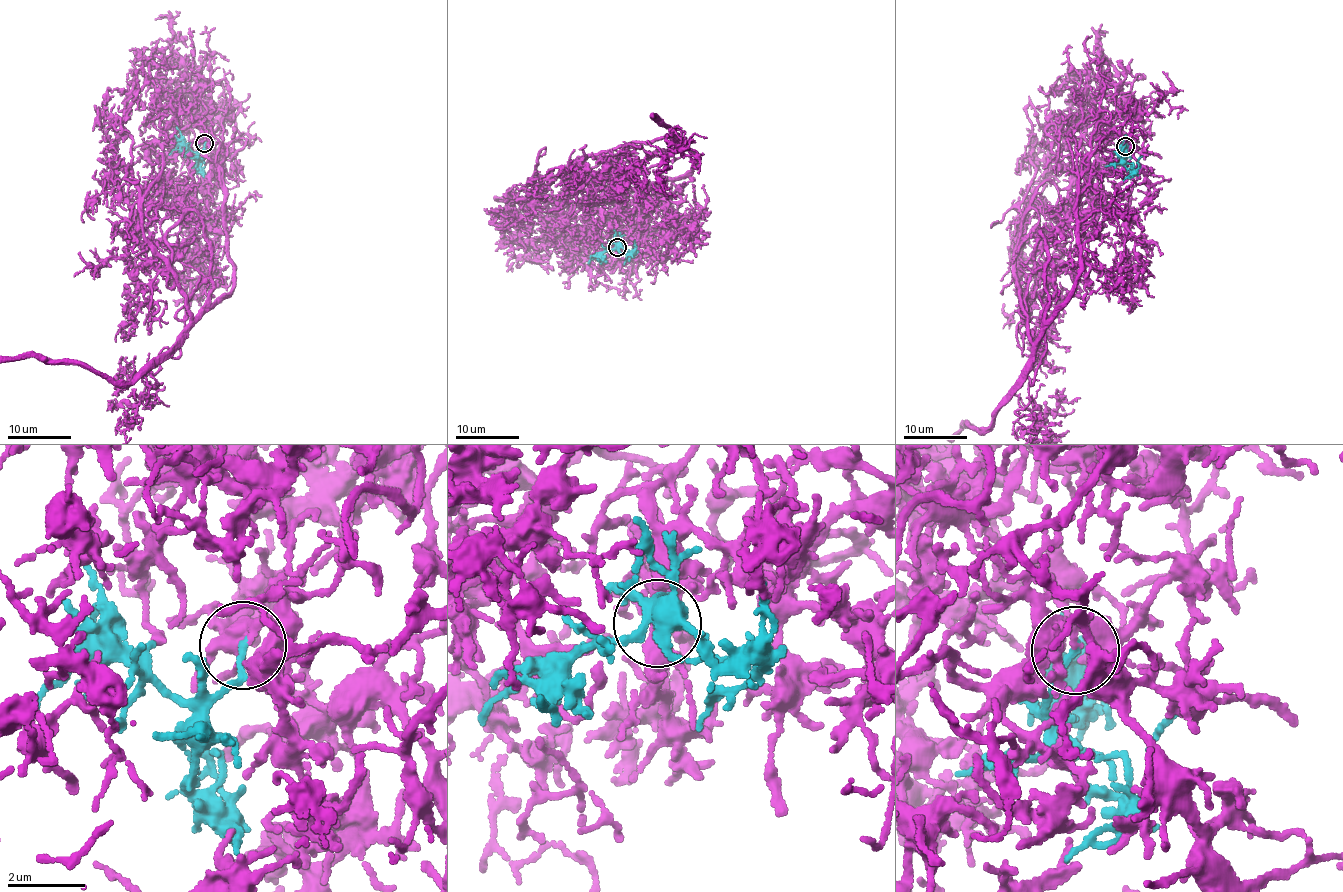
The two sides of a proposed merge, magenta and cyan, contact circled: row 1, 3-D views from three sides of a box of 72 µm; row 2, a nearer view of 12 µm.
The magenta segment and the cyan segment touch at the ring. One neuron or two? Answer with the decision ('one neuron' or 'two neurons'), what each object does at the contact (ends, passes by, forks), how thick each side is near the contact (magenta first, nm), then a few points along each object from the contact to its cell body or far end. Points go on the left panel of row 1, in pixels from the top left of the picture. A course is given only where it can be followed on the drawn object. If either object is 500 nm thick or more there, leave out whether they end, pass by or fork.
one neuron; magenta passes by; cyan ends there; 190 nm thick on the magenta side, 150 nm on the other; magenta runs (205, 143), (226, 152), (233, 286), (130, 382), (36, 356); cyan runs (205, 143), (197, 154), (198, 168), (202, 167), (197, 155)

